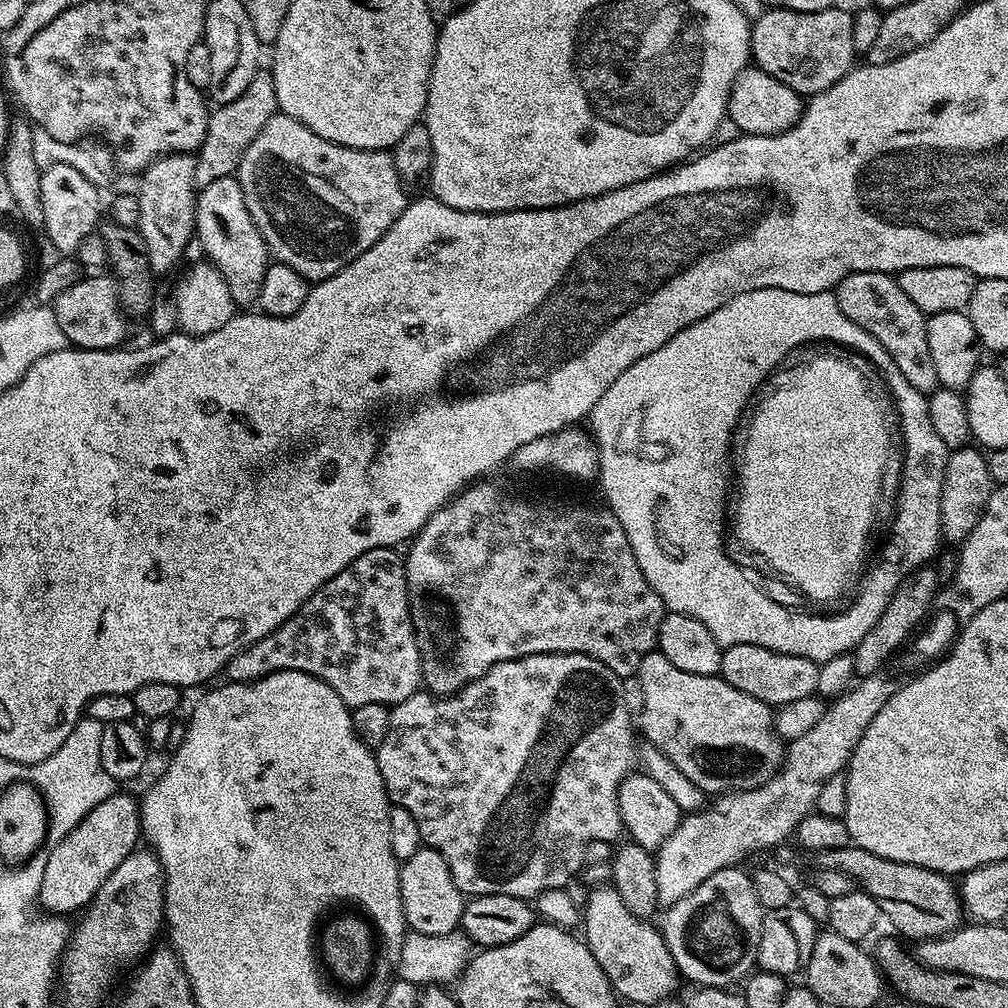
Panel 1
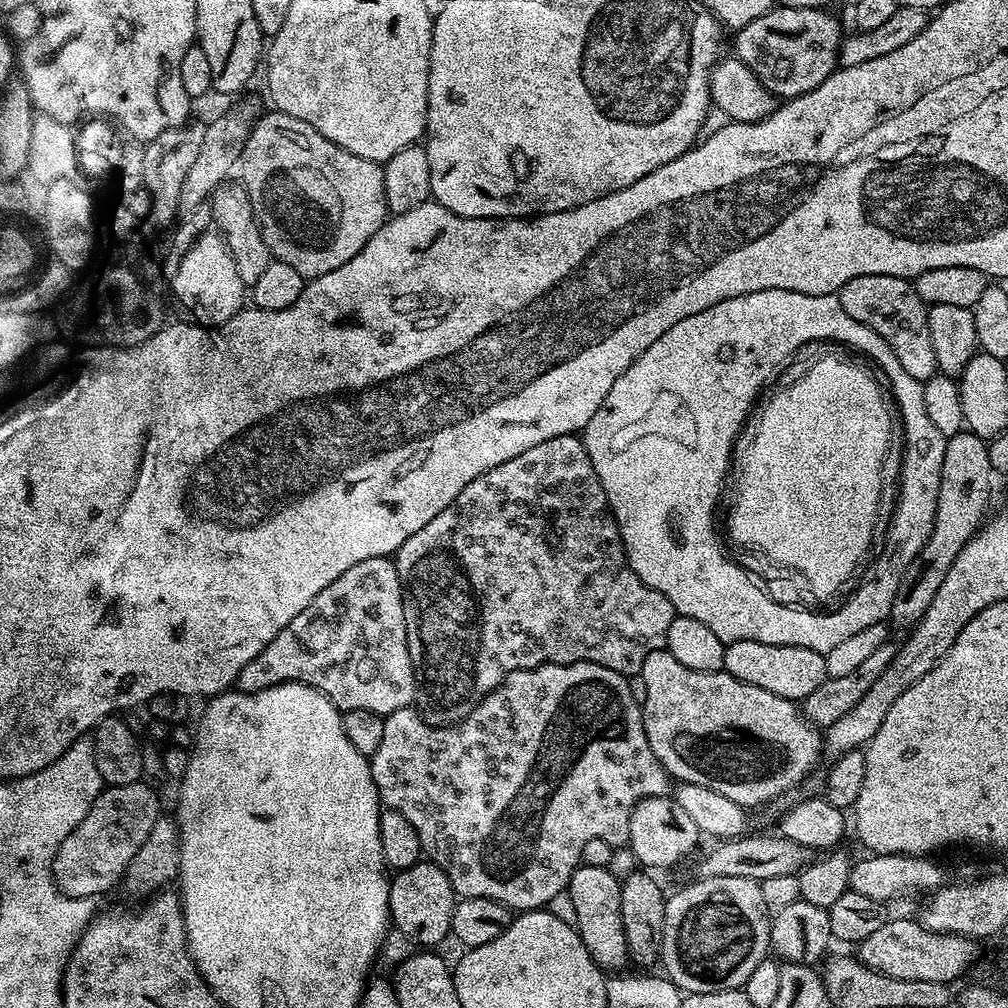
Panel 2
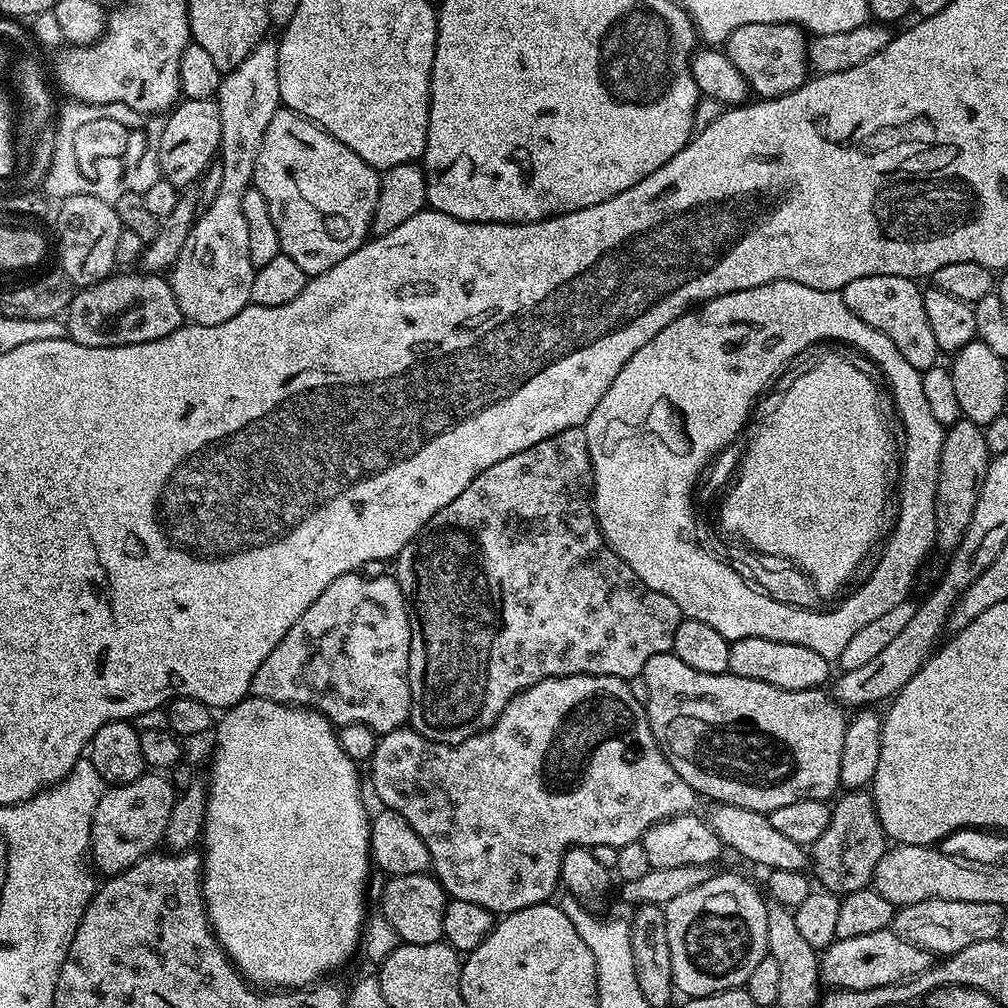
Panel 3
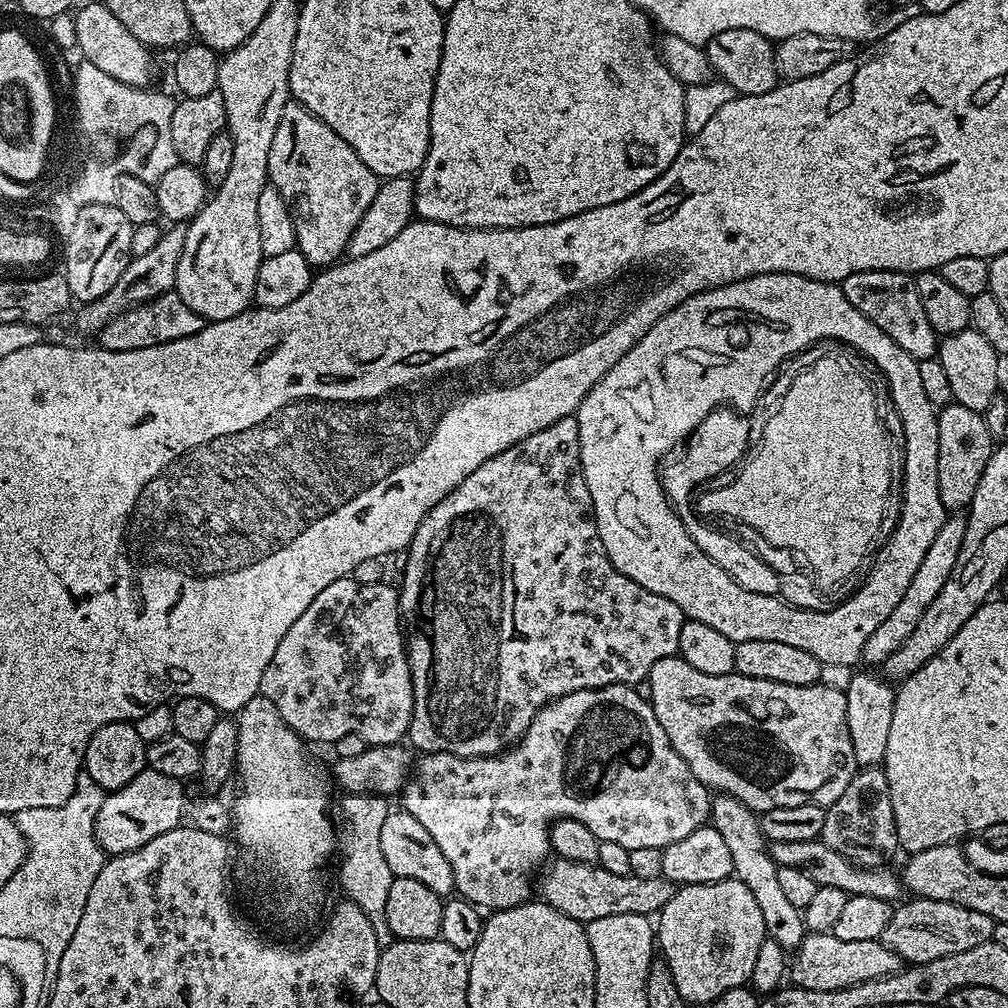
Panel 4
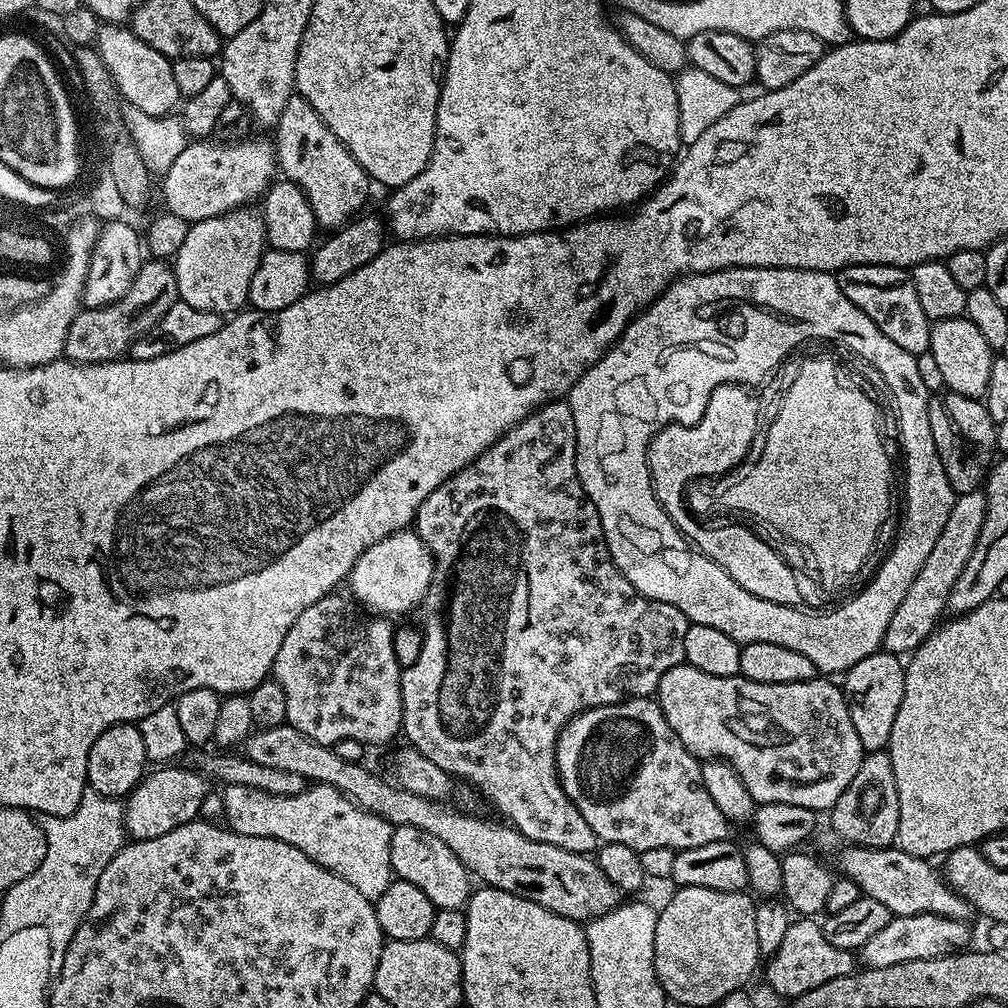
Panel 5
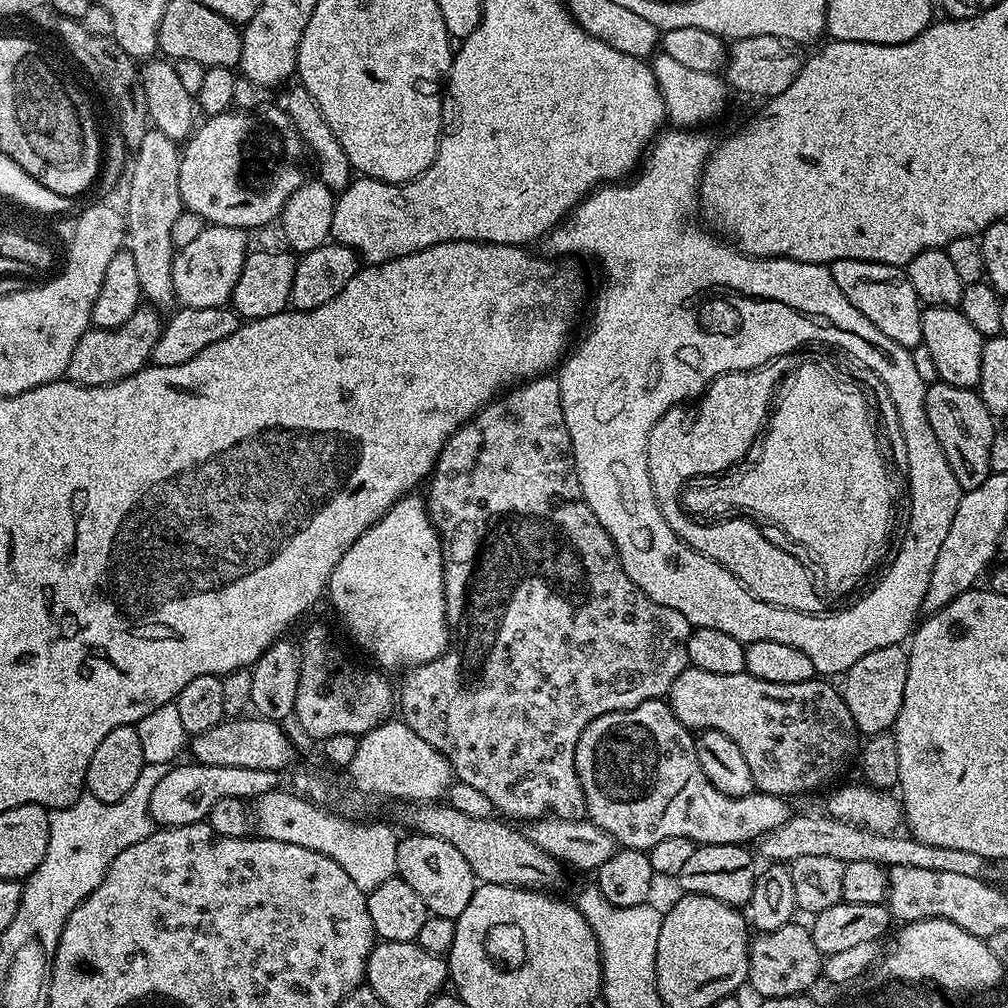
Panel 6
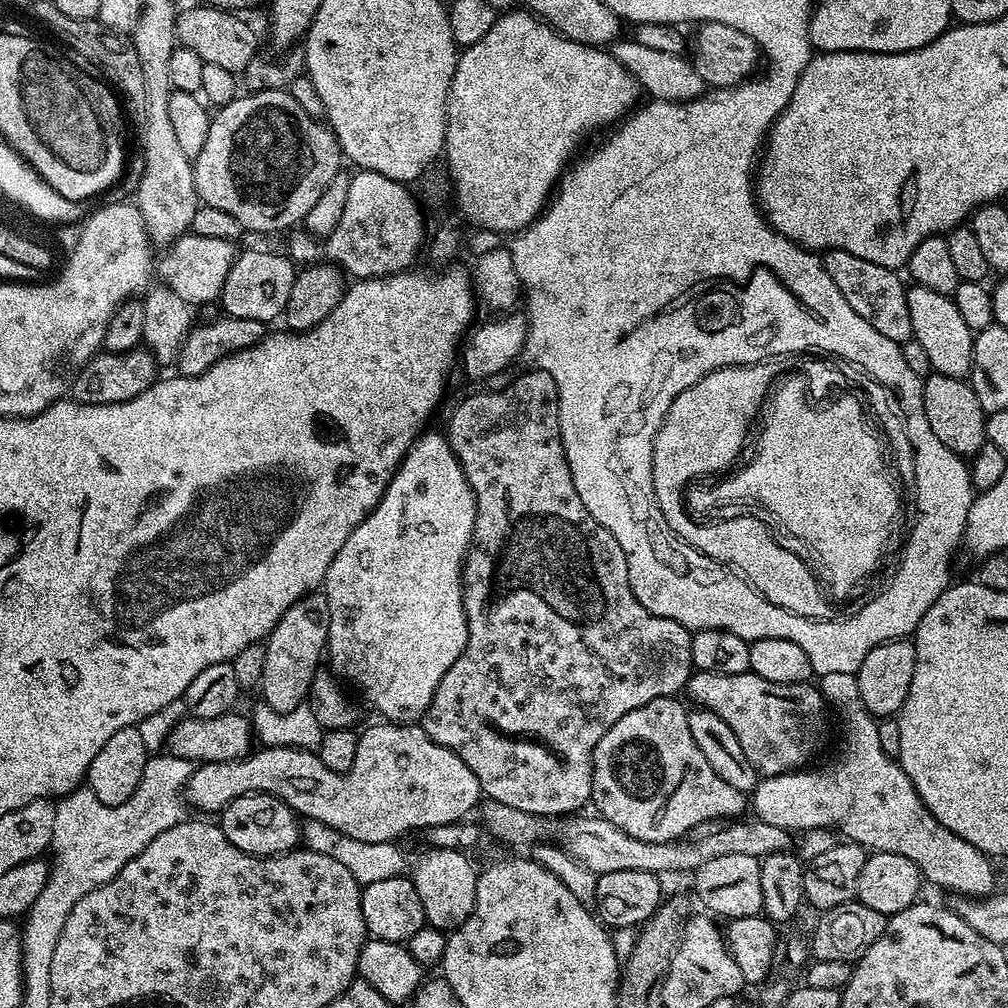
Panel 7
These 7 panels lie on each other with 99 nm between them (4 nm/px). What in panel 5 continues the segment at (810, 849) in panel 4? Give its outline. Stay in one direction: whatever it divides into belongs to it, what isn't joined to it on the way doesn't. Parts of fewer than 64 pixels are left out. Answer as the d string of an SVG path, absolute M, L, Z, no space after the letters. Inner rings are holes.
M898 846L890 848L845 847L845 852L837 858L835 867L841 868L843 879L858 882L861 893L874 902L882 902L893 916L913 916L914 914L938 914L946 918L967 921L974 909L966 898L958 895L950 887L939 871L931 868L922 856L911 856Z

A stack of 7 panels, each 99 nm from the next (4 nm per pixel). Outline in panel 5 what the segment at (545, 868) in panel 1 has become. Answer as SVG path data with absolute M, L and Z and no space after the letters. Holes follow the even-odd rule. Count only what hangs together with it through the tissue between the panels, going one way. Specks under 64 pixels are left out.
M633 698L617 704L603 704L580 712L556 739L556 775L570 802L590 822L597 841L622 842L638 853L646 850L679 850L706 846L706 842L729 839L730 822L714 806L700 773L701 761L670 730L670 722L652 698Z

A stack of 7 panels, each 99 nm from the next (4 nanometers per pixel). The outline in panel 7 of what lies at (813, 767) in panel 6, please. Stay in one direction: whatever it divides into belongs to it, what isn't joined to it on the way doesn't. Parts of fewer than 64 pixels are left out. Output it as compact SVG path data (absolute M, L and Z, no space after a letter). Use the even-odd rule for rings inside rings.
M693 671L688 679L687 695L696 699L701 708L714 710L730 730L734 730L746 758L750 758L750 766L761 777L781 776L787 772L803 769L808 759L816 752L816 743L824 732L824 708L826 701L820 695L819 687L806 684L775 684L766 682L766 678L758 678L752 672L742 674L714 674L713 672Z

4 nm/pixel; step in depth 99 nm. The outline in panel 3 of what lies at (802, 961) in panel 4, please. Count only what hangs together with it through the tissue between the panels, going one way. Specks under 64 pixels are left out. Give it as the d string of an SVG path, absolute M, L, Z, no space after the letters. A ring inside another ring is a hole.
M891 927L874 930L874 934L861 934L858 938L835 939L829 948L819 953L818 959L820 979L832 990L870 990L874 986L900 984L922 974L922 970L934 963L933 953L911 944Z

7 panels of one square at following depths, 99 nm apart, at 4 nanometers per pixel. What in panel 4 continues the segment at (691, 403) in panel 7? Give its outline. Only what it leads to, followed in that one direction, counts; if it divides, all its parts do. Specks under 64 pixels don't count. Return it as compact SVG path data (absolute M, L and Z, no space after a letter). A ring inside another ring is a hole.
M727 406L716 408L706 418L702 418L700 425L694 429L683 445L682 451L679 453L681 456L677 460L669 459L663 465L660 472L660 484L664 487L668 501L672 503L672 509L678 514L682 526L686 526L690 538L694 538L698 550L702 550L702 554L706 554L706 558L710 558L710 562L722 566L722 570L726 570L726 574L730 574L730 578L734 578L734 582L738 582L738 586L742 586L742 590L750 590L750 594L780 596L780 576L777 572L770 566L766 566L766 562L762 562L762 558L758 558L758 554L750 551L735 535L727 536L724 532L715 532L708 525L711 523L705 522L694 507L694 493L697 489L712 482L707 482L707 480L722 475L727 468L735 469L745 459L746 453L749 451L748 439L751 436L753 439L754 436L754 428L752 432L748 419L747 415Z

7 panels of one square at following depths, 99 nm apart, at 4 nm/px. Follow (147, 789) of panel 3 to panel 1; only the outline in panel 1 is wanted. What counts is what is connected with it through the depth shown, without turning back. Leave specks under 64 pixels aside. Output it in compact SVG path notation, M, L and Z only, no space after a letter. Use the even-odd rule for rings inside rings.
M117 794L106 798L106 802L98 802L70 834L51 845L52 852L46 855L46 870L42 870L39 907L49 914L79 913L87 908L102 882L136 851L141 836L140 805L135 795Z

